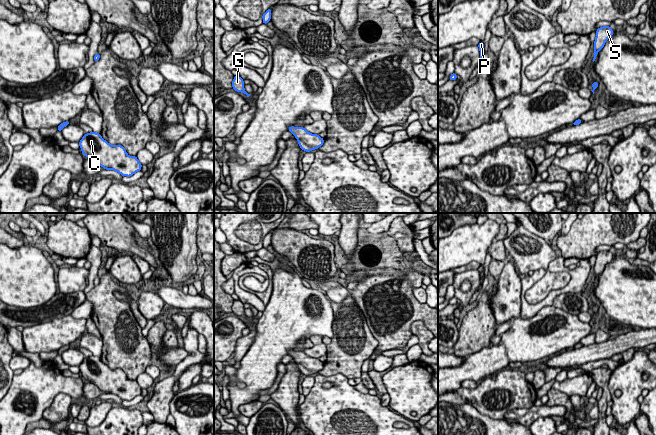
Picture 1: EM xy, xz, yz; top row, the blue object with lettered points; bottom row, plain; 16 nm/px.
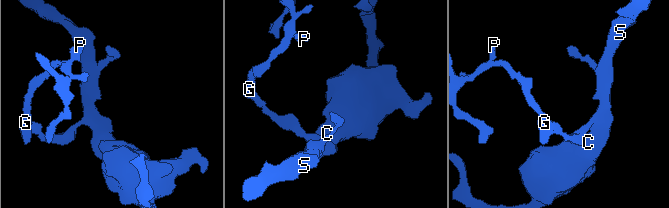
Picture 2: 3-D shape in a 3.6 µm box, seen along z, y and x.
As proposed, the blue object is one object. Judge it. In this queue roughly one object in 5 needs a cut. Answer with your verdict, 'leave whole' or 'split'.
leave whole

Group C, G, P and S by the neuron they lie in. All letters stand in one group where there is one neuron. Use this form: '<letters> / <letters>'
C G P S

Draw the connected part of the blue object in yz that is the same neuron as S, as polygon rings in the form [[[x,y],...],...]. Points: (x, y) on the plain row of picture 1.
[[[603,250],[597,253],[596,255],[596,261],[595,261],[595,265],[594,265],[594,282],[593,282],[593,286],[595,285],[598,275],[601,274],[604,269],[605,266],[610,263],[613,259],[613,254],[610,250]]]

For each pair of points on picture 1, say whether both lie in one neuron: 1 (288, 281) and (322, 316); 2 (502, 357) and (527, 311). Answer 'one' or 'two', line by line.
1: one
2: two

